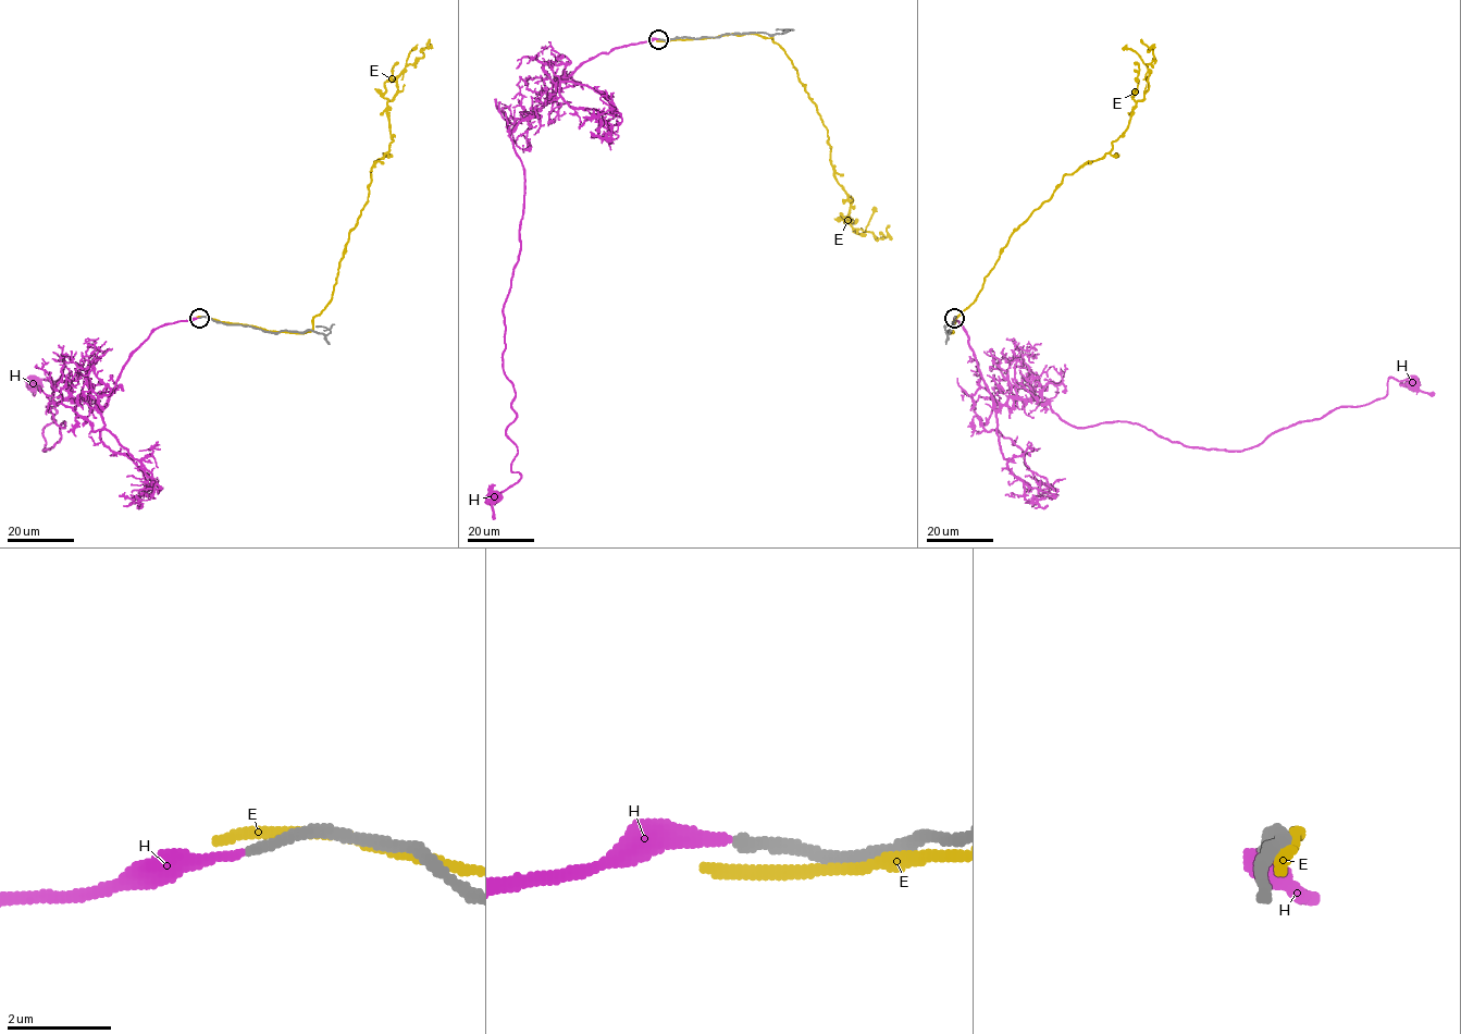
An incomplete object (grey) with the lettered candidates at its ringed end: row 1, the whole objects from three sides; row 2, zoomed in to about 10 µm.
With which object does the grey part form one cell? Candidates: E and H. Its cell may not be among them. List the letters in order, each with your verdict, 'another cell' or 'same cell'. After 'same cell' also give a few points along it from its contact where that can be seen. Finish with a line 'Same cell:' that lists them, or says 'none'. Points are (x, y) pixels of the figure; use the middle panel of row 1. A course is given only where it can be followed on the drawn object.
E: another cell
H: same cell; course (658, 38), (581, 63), (509, 134), (523, 213), (503, 368), (520, 478), (494, 497)
Same cell: H

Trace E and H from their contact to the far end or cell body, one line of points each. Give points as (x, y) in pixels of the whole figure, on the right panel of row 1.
E: (955, 317), (949, 333), (1008, 237), (1066, 174), (1101, 159), (1127, 127), (1153, 60), (1141, 39)
H: (954, 318), (995, 408), (1035, 397), (1186, 446), (1258, 446), (1413, 383)

